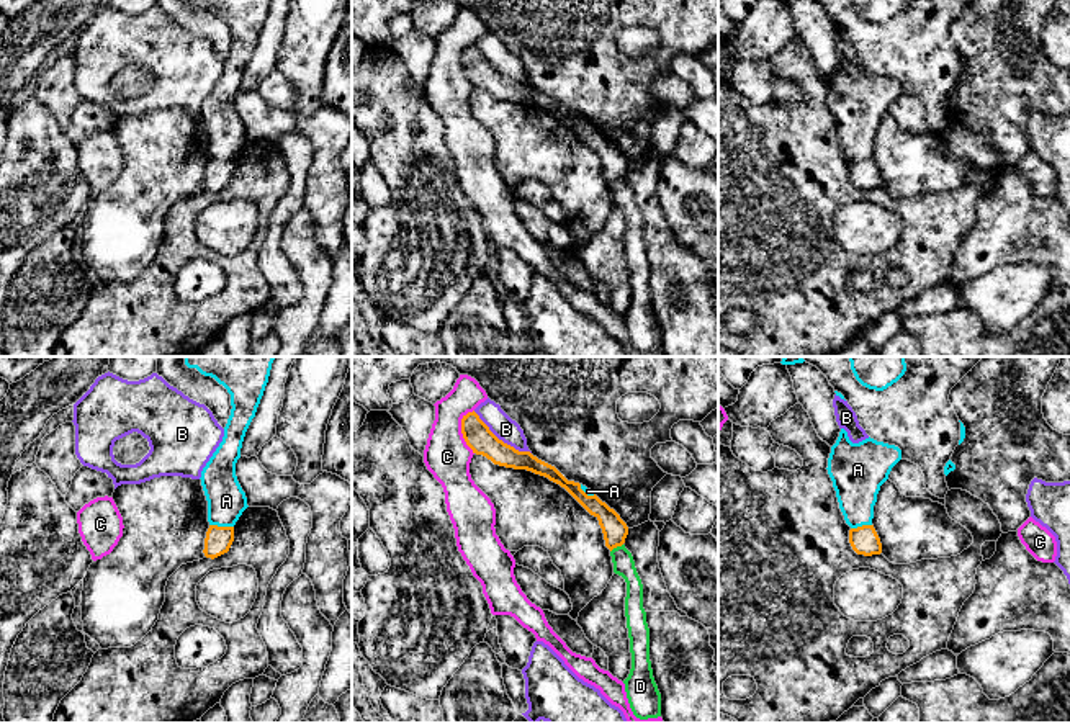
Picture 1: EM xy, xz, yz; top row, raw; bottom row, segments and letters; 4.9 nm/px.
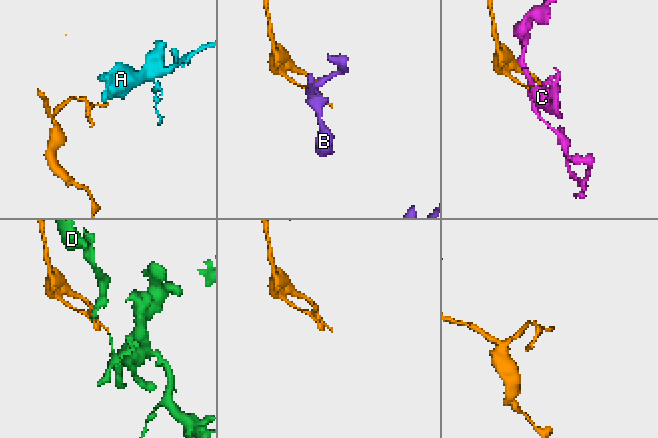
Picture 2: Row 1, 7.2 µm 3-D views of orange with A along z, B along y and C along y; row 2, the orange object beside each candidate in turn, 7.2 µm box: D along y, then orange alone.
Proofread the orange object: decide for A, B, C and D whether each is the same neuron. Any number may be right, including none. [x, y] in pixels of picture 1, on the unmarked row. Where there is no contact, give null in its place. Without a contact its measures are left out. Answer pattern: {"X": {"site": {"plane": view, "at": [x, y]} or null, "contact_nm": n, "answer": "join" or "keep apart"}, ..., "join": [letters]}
{"A": {"site": {"plane": "xy", "at": [221, 161]}, "contact_nm": 120, "answer": "keep apart"}, "B": {"site": {"plane": "xz", "at": [501, 74]}, "contact_nm": 360, "answer": "keep apart"}, "C": {"site": {"plane": "xz", "at": [462, 64]}, "contact_nm": 220, "answer": "keep apart"}, "D": {"site": {"plane": "xz", "at": [615, 180]}, "contact_nm": 80, "answer": "keep apart"}, "join": []}

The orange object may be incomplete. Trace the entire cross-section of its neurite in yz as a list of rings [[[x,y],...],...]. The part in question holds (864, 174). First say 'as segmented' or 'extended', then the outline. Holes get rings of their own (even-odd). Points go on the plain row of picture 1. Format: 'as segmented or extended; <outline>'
as segmented; [[[874,159],[851,162],[849,177],[857,188],[872,190],[882,186],[882,177]]]

